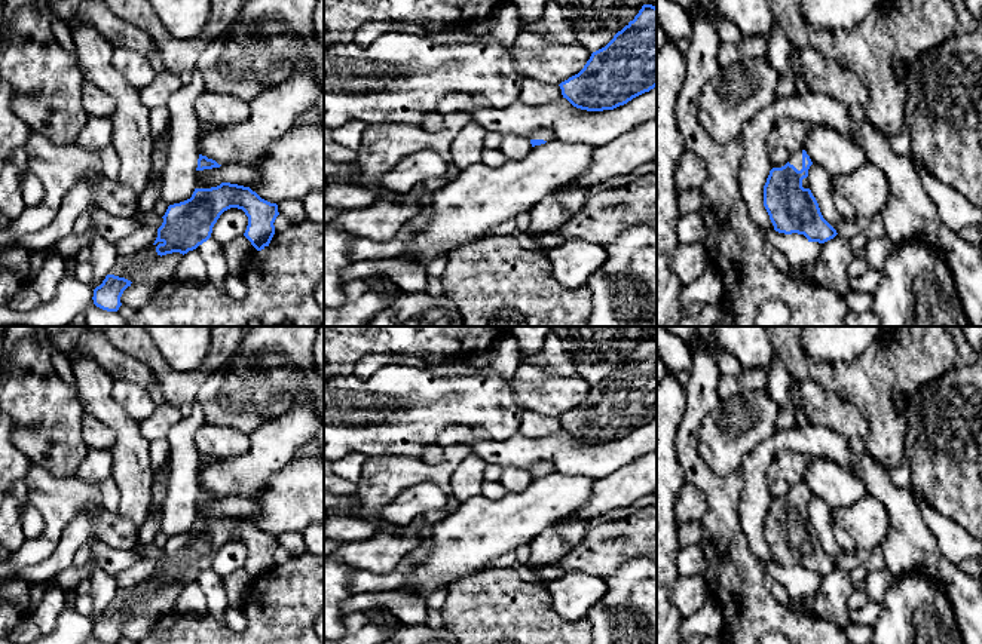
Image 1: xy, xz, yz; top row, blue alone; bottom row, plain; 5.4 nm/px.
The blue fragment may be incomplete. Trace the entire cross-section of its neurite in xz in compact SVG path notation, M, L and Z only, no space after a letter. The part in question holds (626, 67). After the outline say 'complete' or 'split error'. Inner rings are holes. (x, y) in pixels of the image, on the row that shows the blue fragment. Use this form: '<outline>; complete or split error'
M643 4L639 13L602 49L591 53L584 68L562 82L562 95L587 111L614 110L657 86L657 7Z; complete

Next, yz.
M798 150L781 168L773 168L764 185L764 206L774 230L804 234L808 242L825 243L836 230L823 218L819 203L808 188L813 165L805 150Z; split error

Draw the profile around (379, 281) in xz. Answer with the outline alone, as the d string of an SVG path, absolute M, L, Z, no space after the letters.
M377 273L374 276L370 276L367 279L373 286L376 286L377 289L380 291L400 291L395 283L386 277L385 275L382 273Z

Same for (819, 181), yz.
M813 163L808 169L807 180L808 180L808 188L816 197L823 218L835 230L838 230L838 226L844 223L845 218L839 215L832 199L832 193L830 193L832 177L820 165Z

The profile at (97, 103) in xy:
M85 79L82 82L80 99L88 116L110 119L114 113L113 98Z

